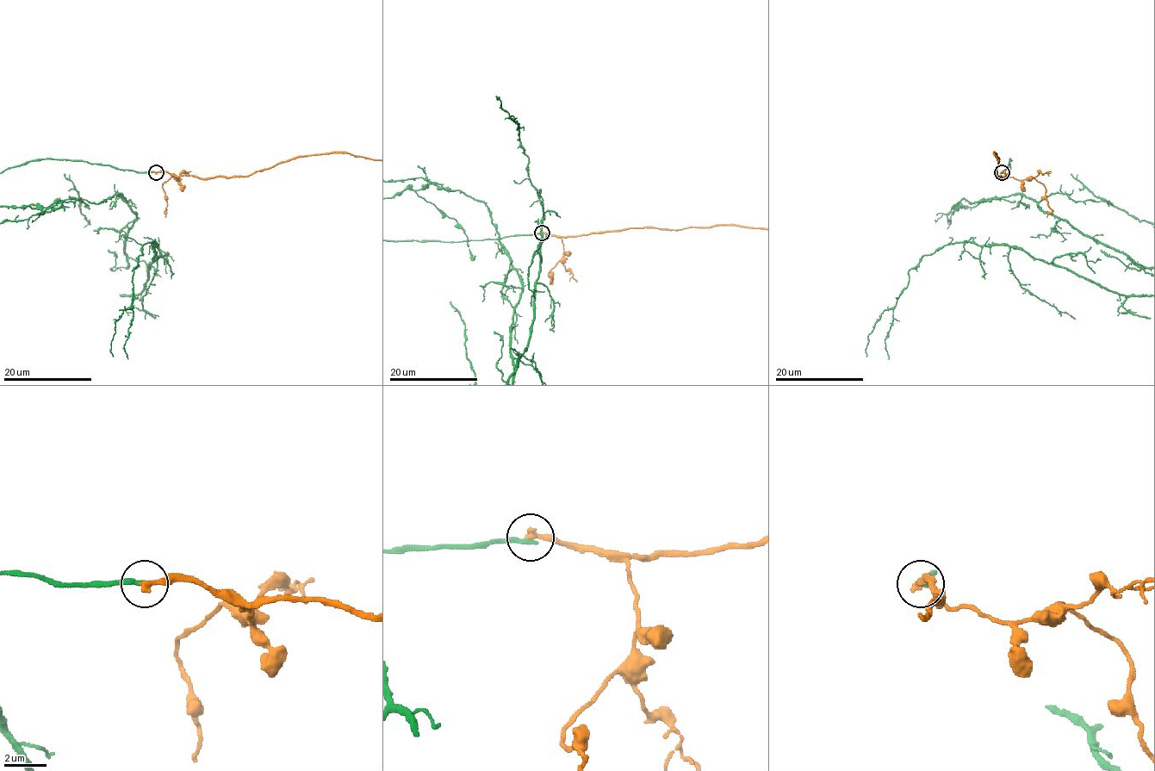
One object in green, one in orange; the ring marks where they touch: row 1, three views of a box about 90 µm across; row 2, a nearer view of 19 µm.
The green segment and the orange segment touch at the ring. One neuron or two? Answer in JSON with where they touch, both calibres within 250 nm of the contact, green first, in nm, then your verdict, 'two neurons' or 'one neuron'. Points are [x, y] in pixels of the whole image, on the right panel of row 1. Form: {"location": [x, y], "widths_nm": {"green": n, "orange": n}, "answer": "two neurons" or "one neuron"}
{"location": [1002, 172], "widths_nm": {"green": 260, "orange": 320}, "answer": "two neurons"}

